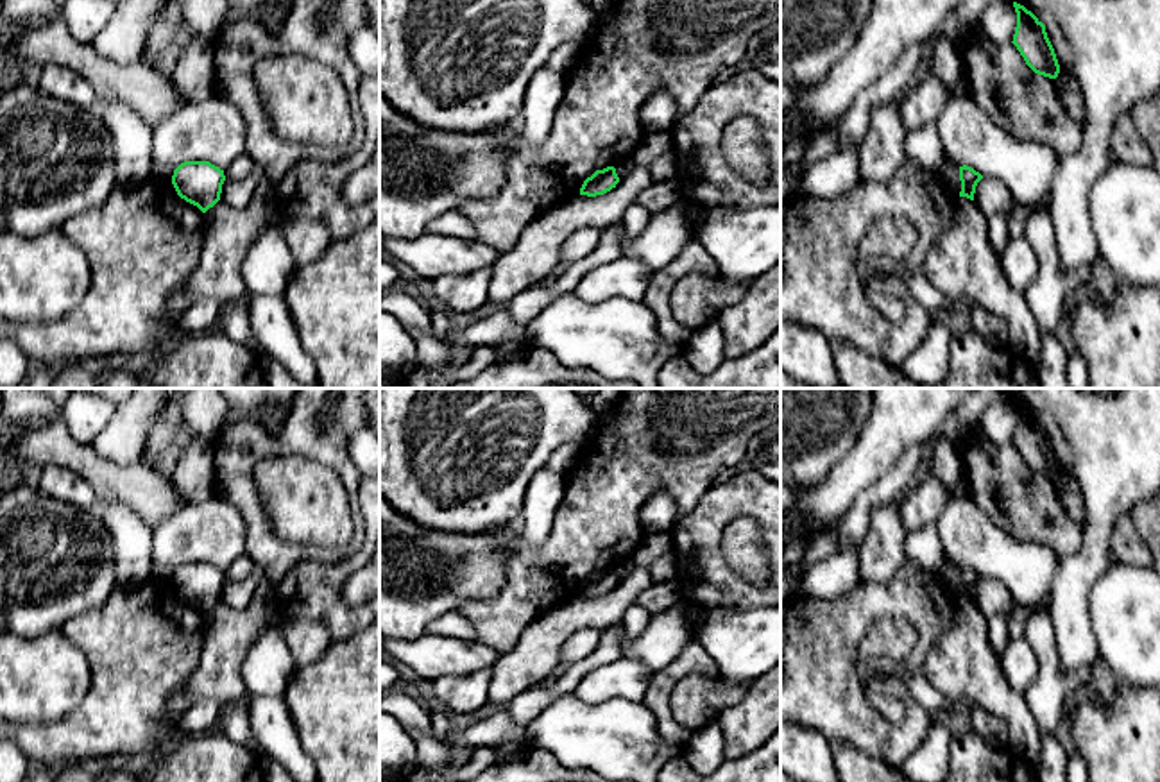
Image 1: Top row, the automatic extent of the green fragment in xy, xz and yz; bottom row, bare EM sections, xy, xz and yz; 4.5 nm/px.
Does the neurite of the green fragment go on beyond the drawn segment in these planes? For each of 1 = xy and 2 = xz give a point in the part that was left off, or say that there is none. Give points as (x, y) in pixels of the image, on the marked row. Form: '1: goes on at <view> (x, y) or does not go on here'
1: does not go on here
2: does not go on here

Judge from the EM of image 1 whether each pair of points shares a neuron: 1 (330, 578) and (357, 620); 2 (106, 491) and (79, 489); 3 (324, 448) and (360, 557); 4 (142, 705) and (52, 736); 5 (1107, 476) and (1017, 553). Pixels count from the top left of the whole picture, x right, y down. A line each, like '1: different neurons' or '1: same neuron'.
1: same neuron
2: different neurons
3: different neurons
4: same neuron
5: different neurons

